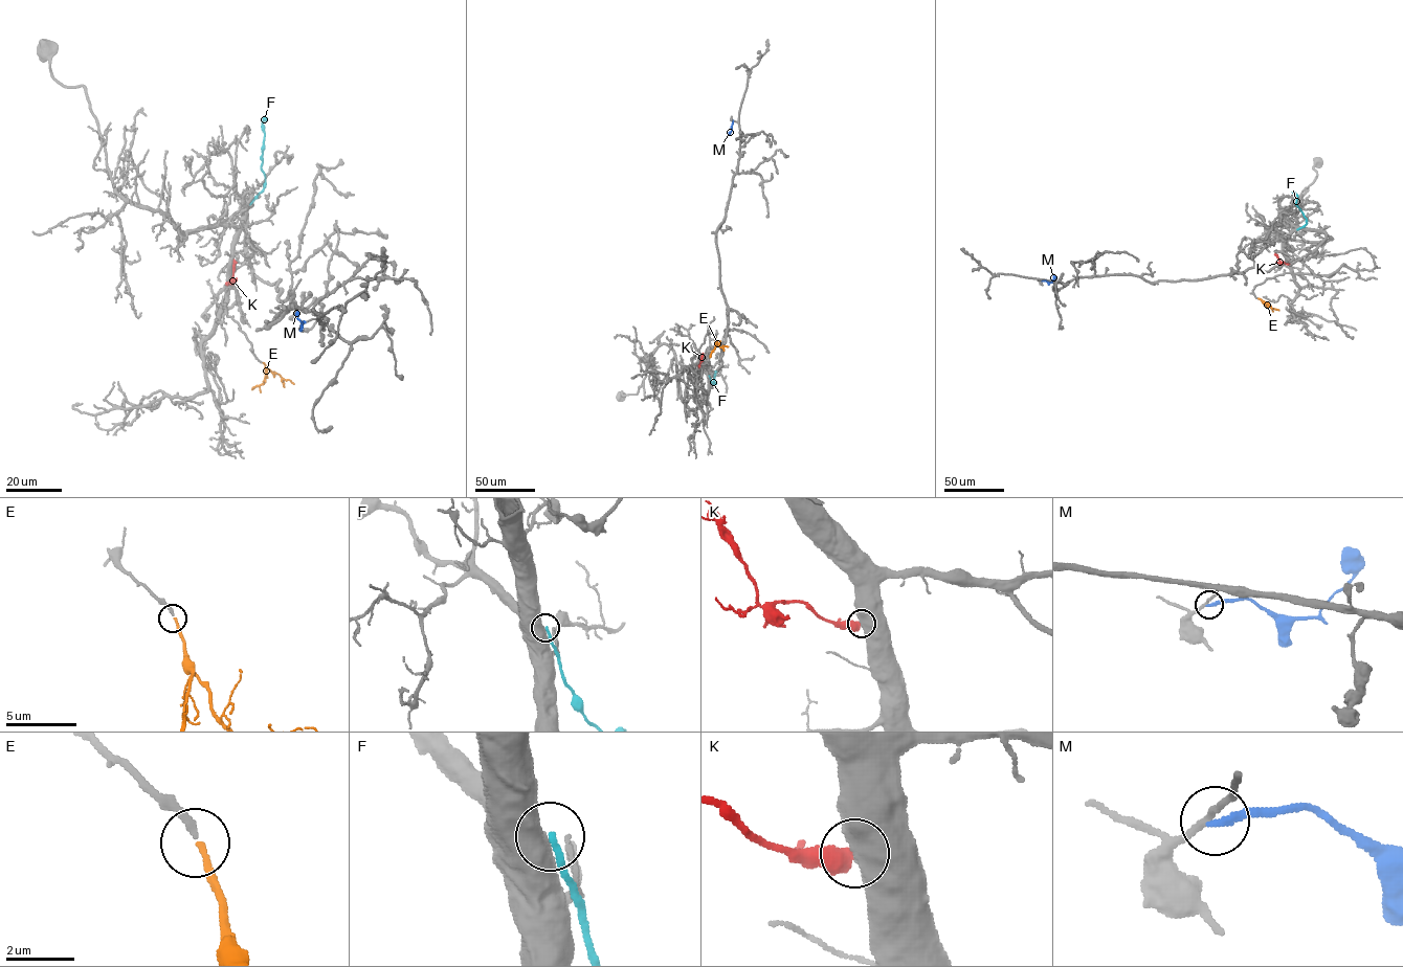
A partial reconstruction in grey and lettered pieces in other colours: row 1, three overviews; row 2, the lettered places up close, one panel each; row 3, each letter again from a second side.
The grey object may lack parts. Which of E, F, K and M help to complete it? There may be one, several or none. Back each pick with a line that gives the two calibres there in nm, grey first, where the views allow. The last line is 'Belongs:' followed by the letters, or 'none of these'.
E: 170 nm thick on the grey side, 160 nm on the other
Belongs: E

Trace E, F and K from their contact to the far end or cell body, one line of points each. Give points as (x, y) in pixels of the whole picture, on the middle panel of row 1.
E: (714, 336), (715, 347), (710, 357)
F: (709, 376), (715, 385), (715, 370)
K: (698, 367), (703, 353)

